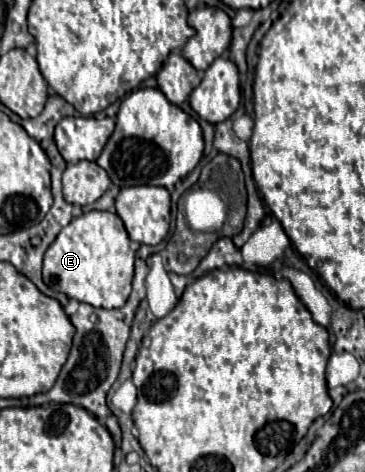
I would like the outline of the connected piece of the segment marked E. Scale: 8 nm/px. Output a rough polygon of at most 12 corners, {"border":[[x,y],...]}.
{"border":[[115,212],[73,218],[43,282],[93,308],[131,294],[131,240]]}

